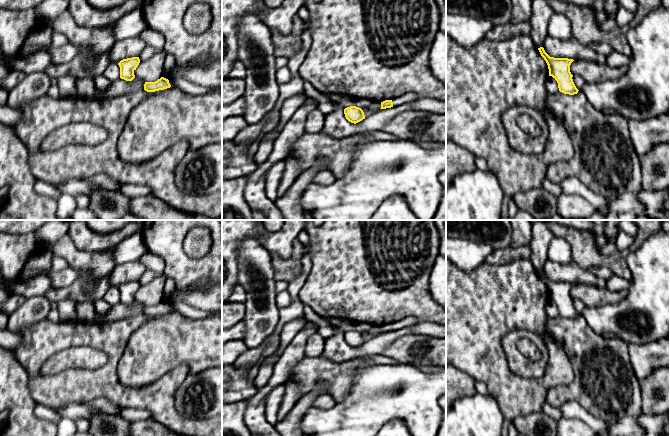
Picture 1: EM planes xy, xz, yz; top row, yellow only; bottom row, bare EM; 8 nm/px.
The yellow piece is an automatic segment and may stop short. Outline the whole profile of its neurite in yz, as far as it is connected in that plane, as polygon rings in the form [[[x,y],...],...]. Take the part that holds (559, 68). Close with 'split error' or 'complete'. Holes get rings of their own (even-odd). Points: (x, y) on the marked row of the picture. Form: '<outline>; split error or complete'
[[[543,47],[538,50],[548,65],[549,76],[557,81],[559,91],[569,95],[577,94],[579,90],[576,88],[572,79],[573,75],[570,72],[570,65],[574,60],[550,57]]]; complete

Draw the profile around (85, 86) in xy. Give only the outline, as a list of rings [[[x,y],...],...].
[[[137,77],[132,81],[119,78],[112,82],[111,86],[105,91],[99,91],[95,86],[93,78],[76,78],[77,96],[96,101],[105,101],[130,92],[143,91],[144,84],[145,82]]]

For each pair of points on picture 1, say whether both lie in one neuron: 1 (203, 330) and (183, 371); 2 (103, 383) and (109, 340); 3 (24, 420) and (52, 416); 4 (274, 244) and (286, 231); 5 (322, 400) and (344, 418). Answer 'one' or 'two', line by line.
1: two
2: one
3: two
4: one
5: two

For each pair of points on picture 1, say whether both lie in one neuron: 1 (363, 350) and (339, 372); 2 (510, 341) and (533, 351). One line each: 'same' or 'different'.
1: different
2: different

